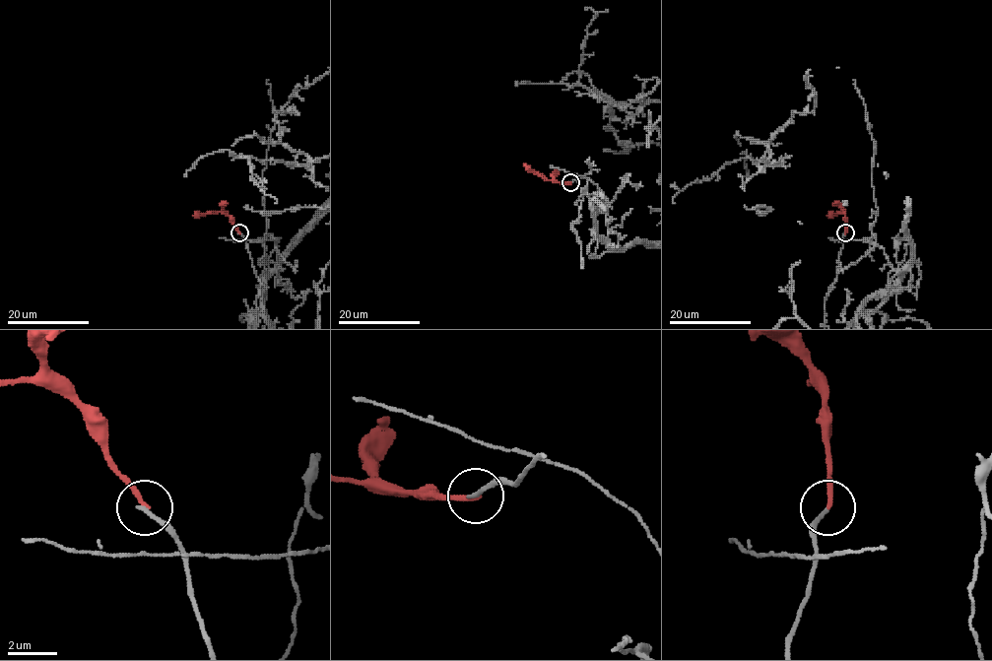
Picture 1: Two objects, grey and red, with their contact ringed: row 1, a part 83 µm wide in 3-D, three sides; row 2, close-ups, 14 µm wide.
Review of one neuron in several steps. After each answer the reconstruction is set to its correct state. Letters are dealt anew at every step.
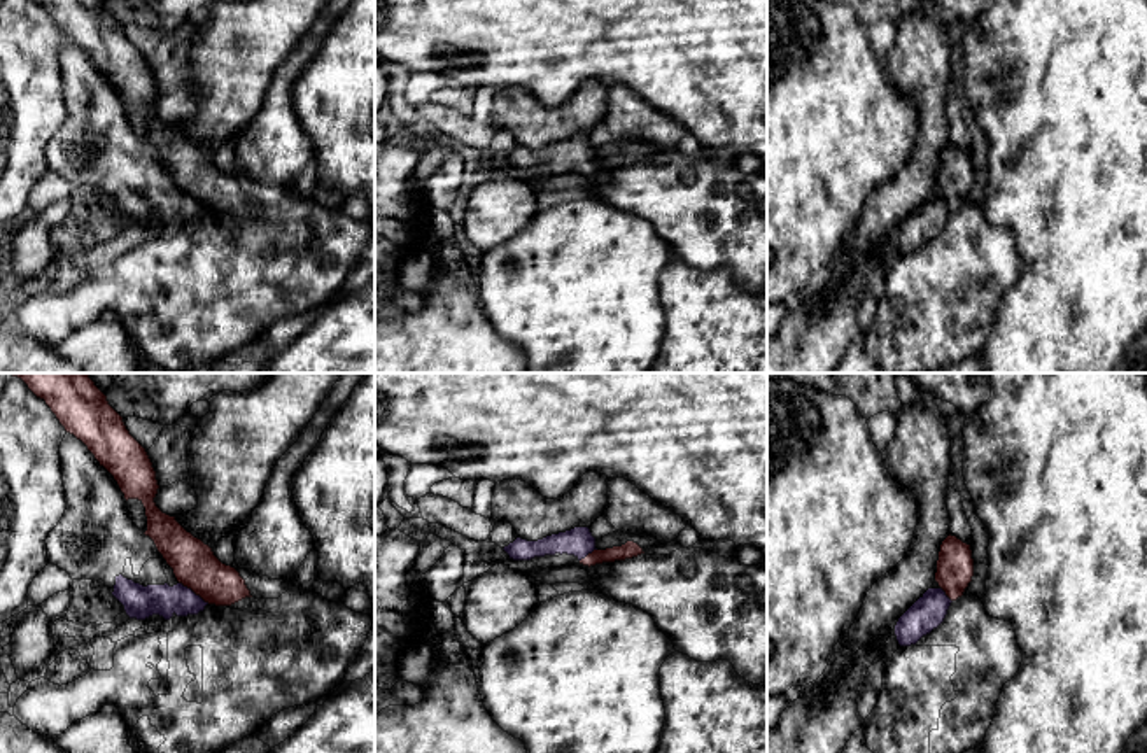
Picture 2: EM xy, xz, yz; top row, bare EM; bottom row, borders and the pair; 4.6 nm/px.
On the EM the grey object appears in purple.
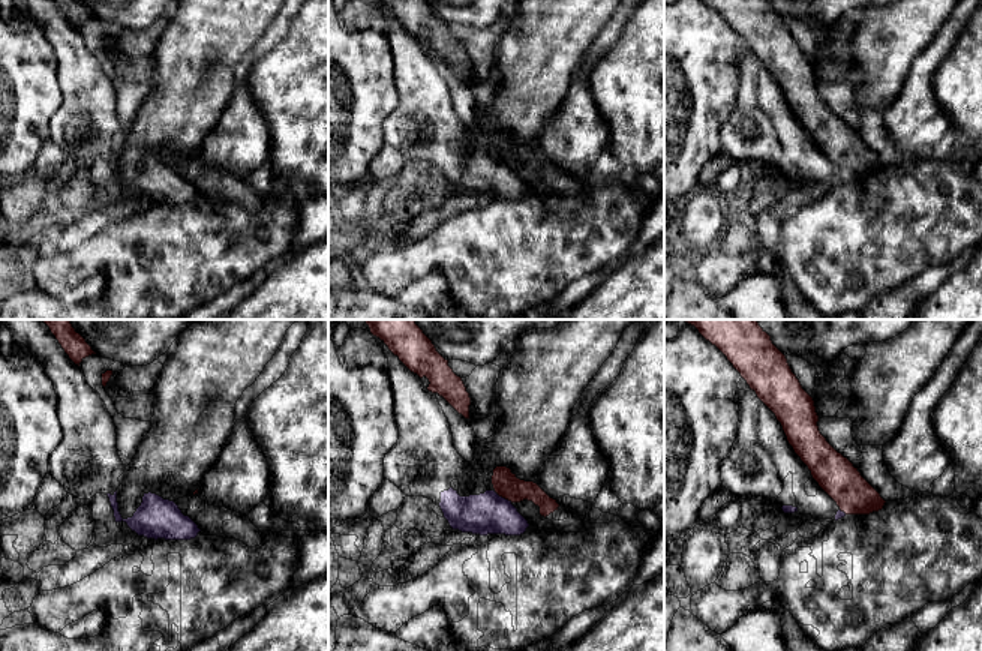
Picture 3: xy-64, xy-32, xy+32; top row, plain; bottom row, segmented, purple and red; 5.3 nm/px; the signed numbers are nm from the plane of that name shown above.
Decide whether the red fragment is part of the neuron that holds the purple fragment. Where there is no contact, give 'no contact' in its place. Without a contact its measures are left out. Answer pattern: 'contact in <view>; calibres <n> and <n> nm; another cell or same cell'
contact in xy; calibres 150 and 200 nm; another cell

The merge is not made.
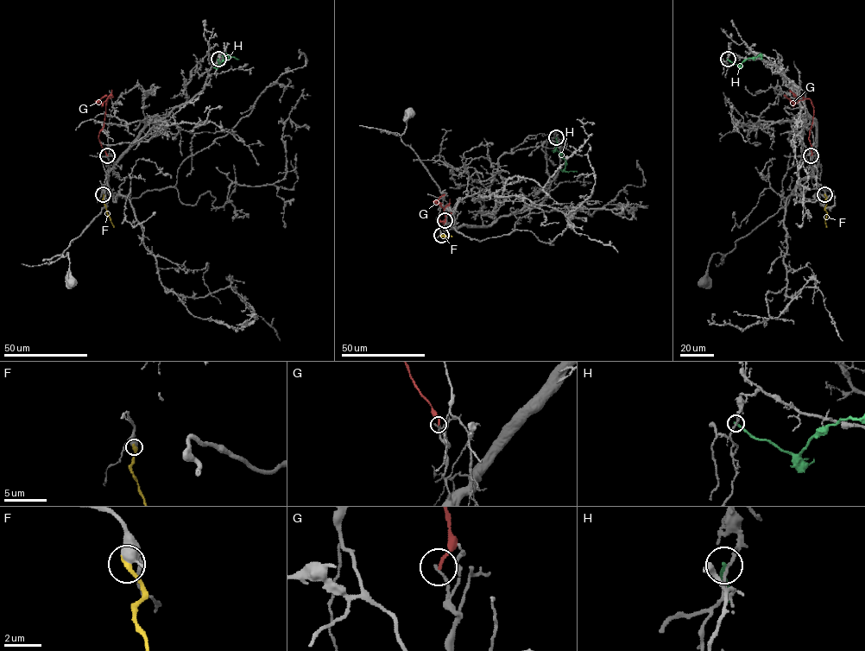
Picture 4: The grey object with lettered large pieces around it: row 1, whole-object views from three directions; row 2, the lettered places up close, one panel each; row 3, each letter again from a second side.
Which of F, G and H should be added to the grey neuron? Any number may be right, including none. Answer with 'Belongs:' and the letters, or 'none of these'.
Belongs: none of these

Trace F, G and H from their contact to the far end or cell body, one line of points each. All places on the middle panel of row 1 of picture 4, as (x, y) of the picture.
F: (441, 235), (451, 237)
G: (445, 220), (436, 218), (444, 224), (445, 214), (435, 201), (445, 194)
H: (556, 137), (556, 149), (565, 161), (565, 171), (577, 172)

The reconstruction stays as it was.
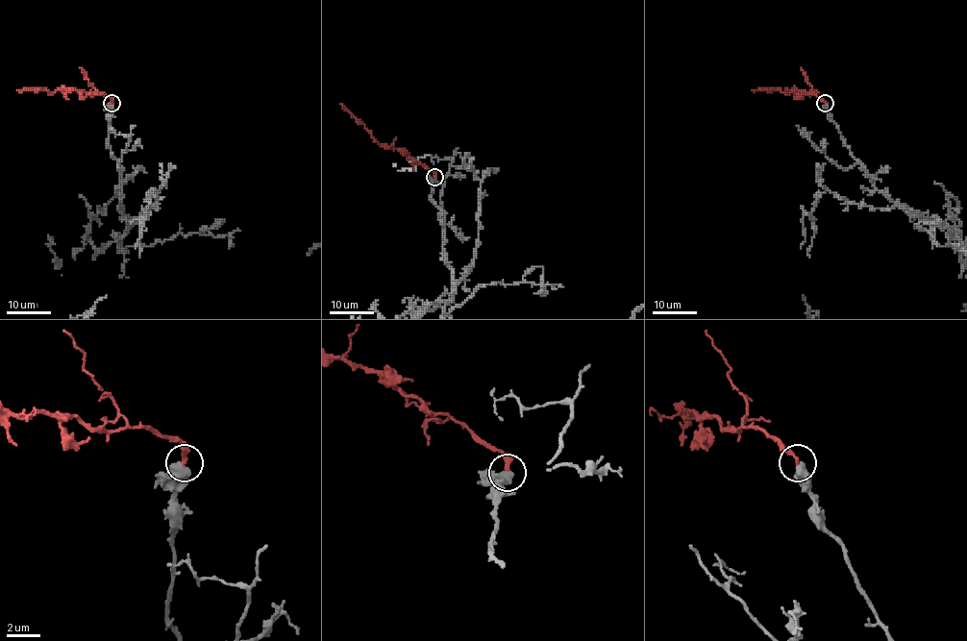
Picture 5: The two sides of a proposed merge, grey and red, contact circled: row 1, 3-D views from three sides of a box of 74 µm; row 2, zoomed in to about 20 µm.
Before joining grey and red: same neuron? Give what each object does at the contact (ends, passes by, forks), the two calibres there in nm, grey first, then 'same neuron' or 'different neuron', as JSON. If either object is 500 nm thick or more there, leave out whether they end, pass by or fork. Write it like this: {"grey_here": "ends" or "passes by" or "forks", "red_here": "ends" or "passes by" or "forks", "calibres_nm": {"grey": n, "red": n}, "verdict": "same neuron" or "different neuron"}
{"calibres_nm": {"grey": 650, "red": 240}, "verdict": "same neuron"}

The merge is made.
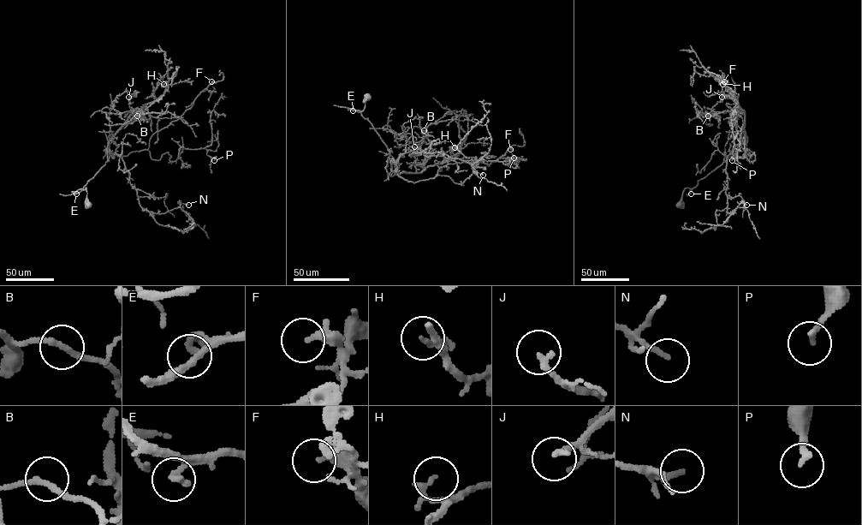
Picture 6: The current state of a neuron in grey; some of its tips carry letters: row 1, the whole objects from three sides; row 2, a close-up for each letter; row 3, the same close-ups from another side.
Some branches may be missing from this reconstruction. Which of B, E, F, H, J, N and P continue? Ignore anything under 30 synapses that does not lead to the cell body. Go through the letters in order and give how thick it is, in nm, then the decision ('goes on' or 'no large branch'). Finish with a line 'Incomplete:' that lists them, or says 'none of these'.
B: 180 nm thick; no large branch
E: 180 nm thick; no large branch
F: 320 nm thick; no large branch
H: 120 nm thick; no large branch
J: 200 nm thick; goes on
N: 190 nm thick; no large branch
P: 190 nm thick; no large branch
Incomplete: J

